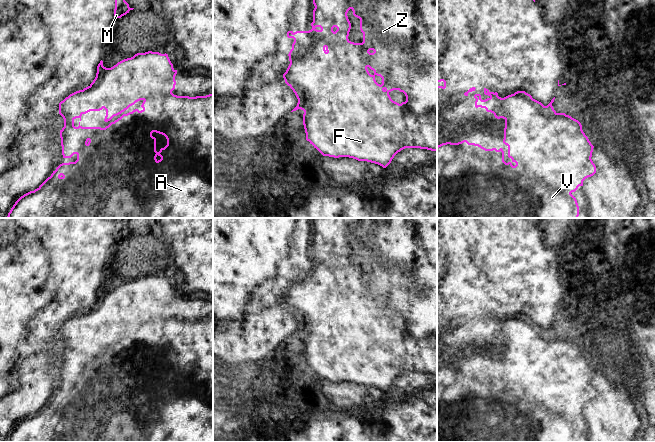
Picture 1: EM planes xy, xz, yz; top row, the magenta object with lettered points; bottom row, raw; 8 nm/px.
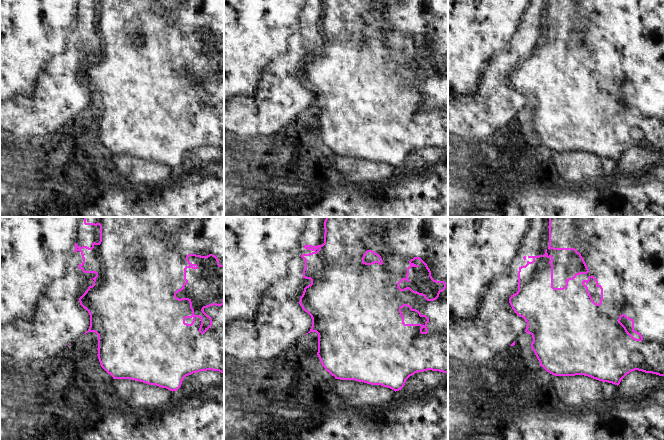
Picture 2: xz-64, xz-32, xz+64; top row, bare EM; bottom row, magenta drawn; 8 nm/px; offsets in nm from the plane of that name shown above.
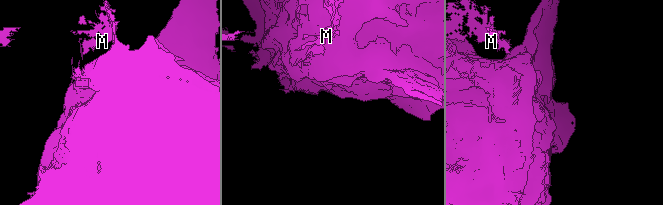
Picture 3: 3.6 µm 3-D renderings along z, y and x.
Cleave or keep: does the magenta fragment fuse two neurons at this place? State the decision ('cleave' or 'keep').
cleave

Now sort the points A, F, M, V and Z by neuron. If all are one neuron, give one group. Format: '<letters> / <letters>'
A F V Z / M

